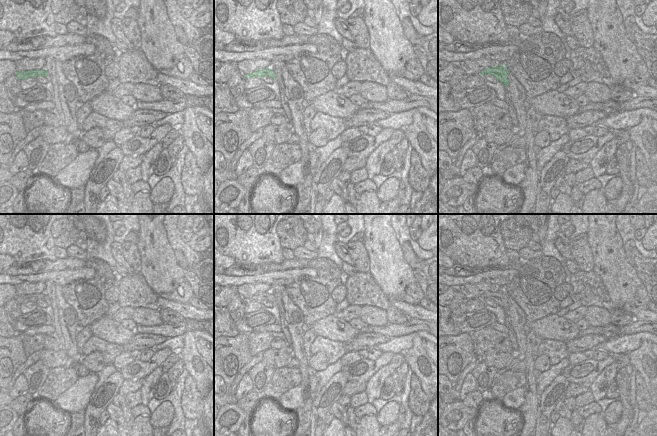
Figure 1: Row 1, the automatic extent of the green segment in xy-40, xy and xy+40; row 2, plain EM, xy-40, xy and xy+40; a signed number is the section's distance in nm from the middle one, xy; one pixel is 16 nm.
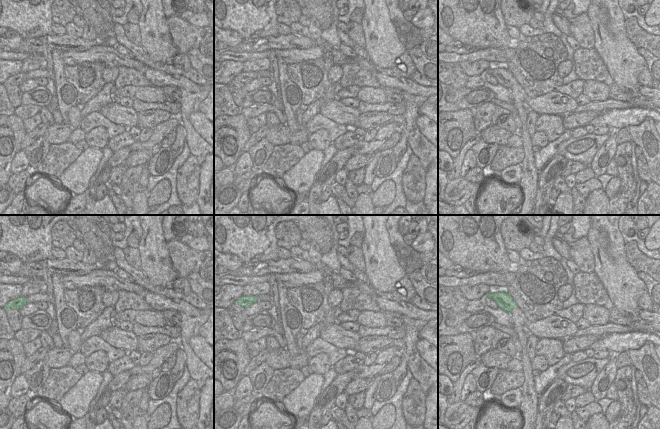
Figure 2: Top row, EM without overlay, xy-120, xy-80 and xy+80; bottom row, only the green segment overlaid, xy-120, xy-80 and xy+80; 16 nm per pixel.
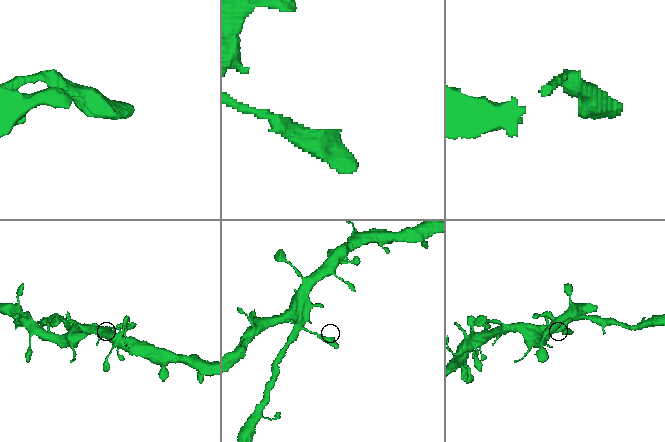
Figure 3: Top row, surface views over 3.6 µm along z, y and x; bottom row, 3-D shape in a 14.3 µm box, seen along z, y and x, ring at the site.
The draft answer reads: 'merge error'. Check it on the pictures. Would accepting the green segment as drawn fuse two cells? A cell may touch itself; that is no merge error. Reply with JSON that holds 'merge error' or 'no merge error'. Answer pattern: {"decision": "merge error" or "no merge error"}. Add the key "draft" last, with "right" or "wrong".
{"decision": "no merge error", "draft": "wrong"}

